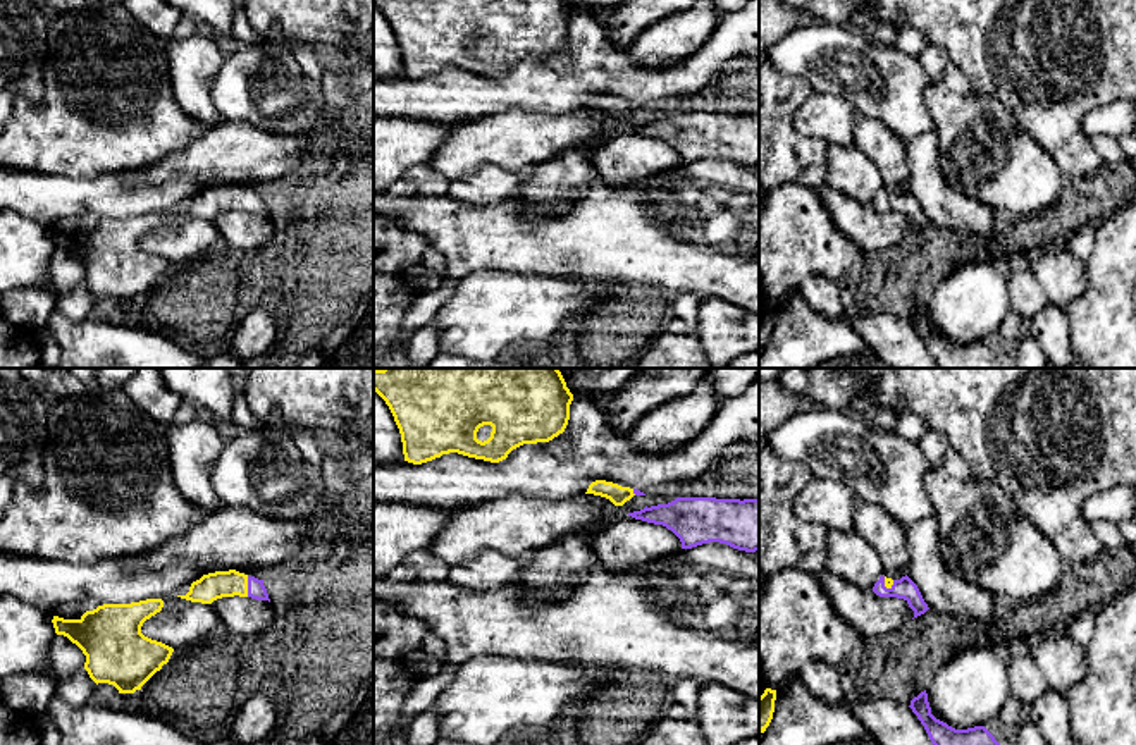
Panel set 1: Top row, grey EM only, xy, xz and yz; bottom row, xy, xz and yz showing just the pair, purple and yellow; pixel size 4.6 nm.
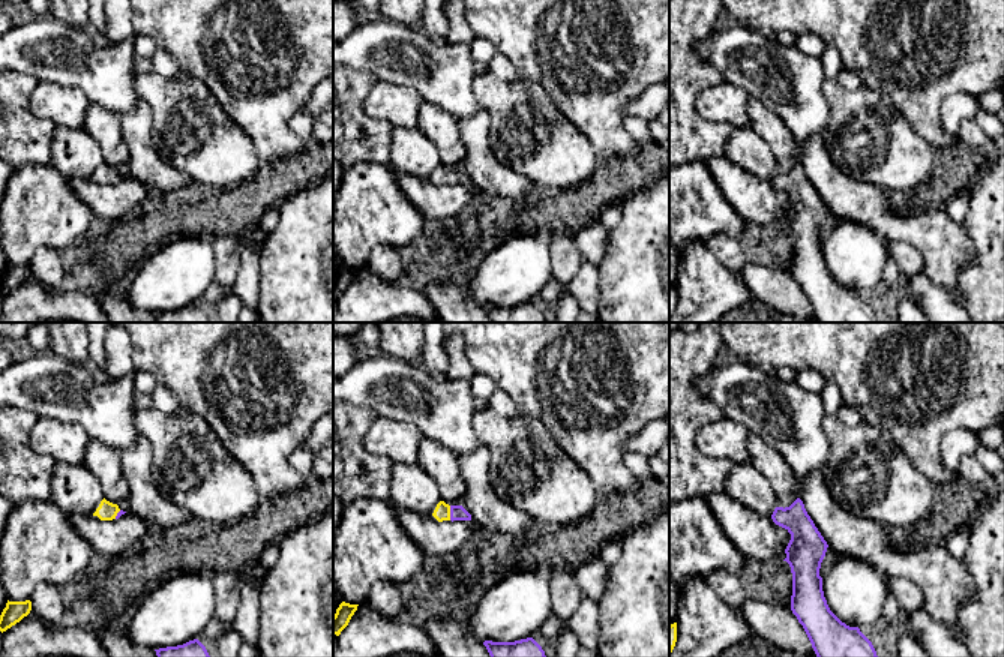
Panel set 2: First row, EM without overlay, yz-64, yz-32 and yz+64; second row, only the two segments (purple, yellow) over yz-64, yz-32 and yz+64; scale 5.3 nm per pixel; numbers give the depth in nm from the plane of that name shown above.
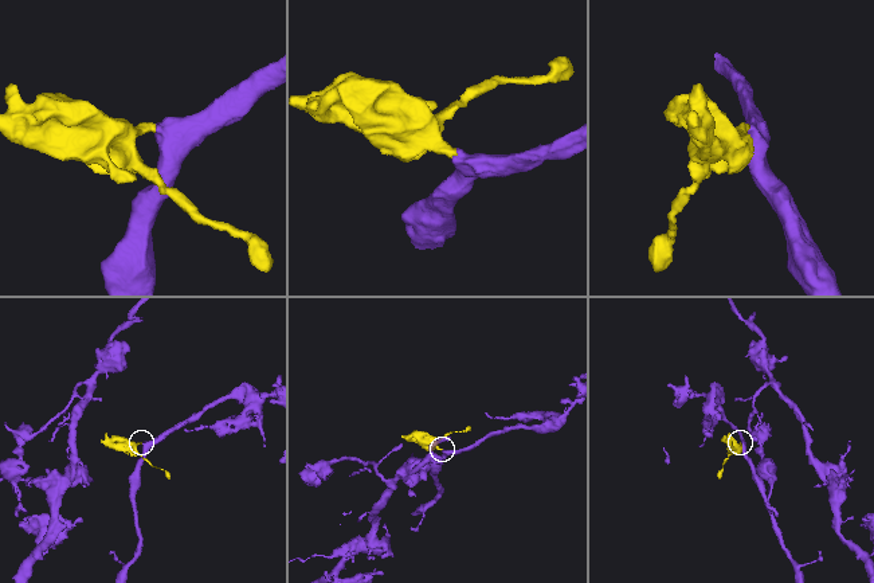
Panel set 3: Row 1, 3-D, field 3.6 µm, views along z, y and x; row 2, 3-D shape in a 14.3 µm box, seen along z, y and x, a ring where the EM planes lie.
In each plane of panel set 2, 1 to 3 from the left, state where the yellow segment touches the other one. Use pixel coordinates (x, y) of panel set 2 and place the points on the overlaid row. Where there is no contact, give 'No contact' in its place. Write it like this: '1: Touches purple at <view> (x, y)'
1: Touches purple at yz-64 (117, 515)
2: Touches purple at yz-32 (450, 513)
3: No contact

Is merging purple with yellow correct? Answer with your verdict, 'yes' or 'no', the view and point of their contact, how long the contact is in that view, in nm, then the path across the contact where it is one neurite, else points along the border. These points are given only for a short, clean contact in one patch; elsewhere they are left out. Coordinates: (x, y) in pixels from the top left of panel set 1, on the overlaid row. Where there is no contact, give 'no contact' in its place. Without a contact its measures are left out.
yes | xy (248, 587) | 100 nm | across xy (257, 591), (248, 587), (216, 585)

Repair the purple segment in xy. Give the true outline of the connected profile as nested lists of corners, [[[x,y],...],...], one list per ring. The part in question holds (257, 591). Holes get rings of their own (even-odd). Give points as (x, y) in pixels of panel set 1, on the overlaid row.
[[[236,570],[203,575],[191,583],[186,595],[177,597],[191,602],[212,604],[217,599],[234,595],[270,602],[263,580],[248,576]]]

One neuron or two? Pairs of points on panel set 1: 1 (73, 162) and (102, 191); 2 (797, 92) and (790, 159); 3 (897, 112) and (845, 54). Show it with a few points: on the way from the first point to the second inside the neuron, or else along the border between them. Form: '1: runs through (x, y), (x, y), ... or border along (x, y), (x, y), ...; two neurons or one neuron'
1: border along (128, 167), (92, 178), (49, 174); two neurons
2: runs through (784, 109), (784, 141); one neuron
3: runs through (890, 97), (861, 69); one neuron

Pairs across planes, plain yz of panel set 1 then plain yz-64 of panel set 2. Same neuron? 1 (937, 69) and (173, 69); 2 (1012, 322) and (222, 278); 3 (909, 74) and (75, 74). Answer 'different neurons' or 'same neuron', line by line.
1: different neurons
2: different neurons
3: same neuron

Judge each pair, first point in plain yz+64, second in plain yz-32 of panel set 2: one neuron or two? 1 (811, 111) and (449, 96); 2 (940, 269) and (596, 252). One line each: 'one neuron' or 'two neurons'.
1: one neuron
2: one neuron

